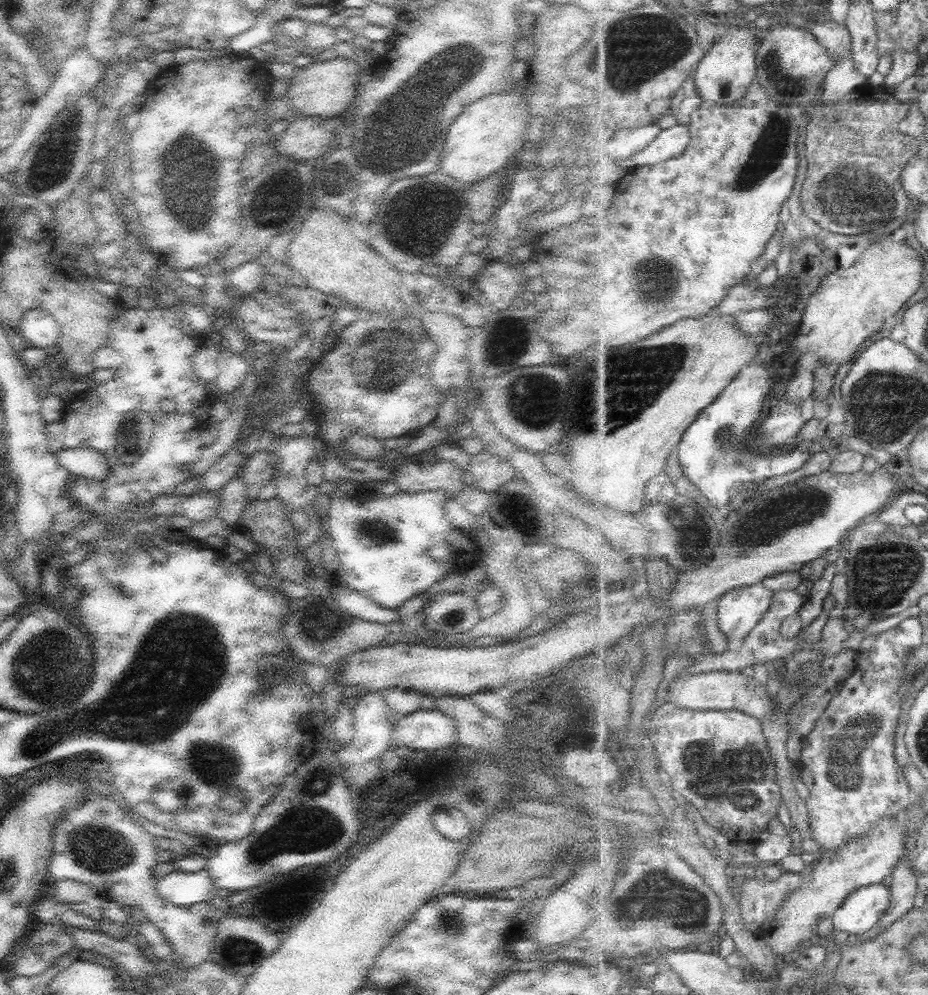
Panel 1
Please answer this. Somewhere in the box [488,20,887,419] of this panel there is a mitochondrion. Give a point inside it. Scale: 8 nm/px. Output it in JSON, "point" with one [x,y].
{"point":[766,154]}

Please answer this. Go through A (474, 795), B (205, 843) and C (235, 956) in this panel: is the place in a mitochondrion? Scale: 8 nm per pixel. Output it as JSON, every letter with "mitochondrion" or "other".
{"A":"other","B":"other","C":"mitochondrion"}

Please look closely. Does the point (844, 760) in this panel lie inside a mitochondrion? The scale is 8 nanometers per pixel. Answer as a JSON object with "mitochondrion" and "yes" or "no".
{"mitochondrion":"yes"}

